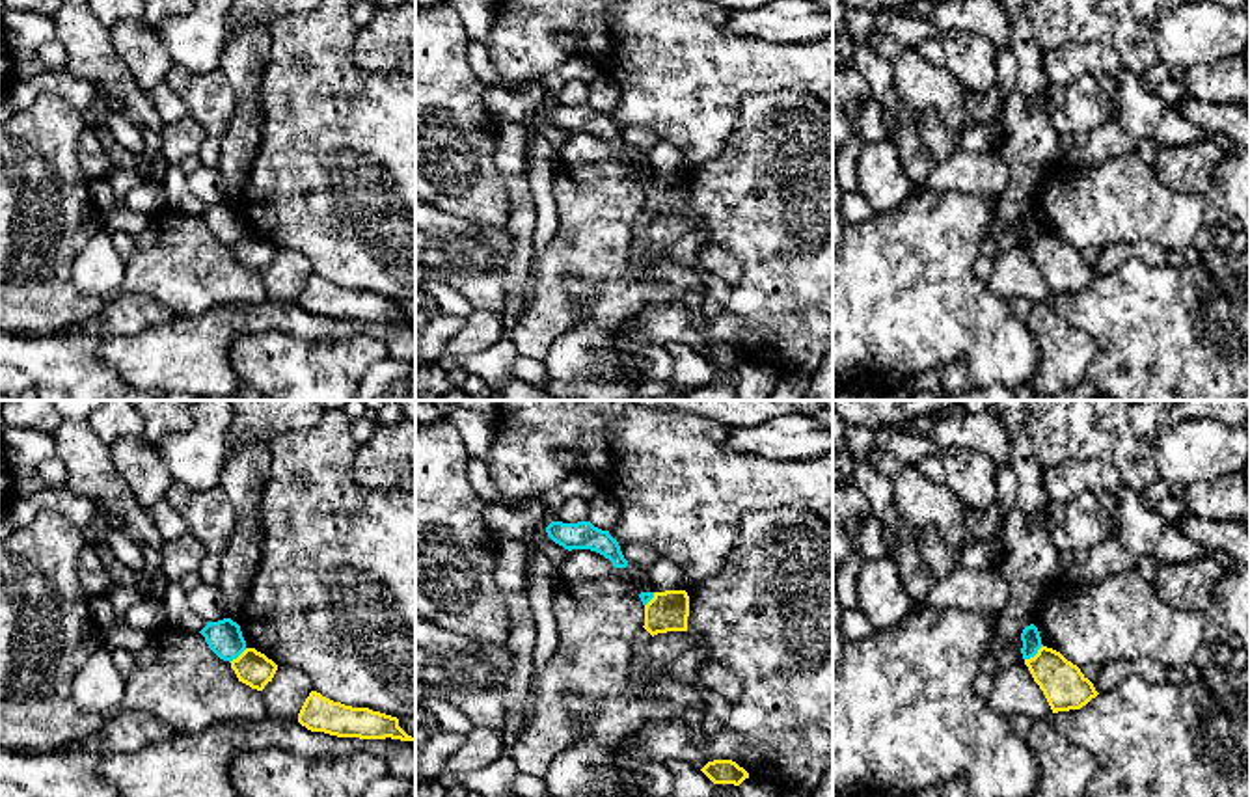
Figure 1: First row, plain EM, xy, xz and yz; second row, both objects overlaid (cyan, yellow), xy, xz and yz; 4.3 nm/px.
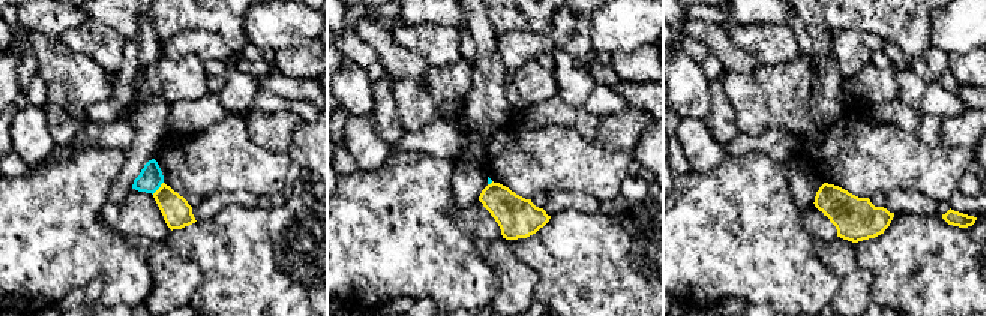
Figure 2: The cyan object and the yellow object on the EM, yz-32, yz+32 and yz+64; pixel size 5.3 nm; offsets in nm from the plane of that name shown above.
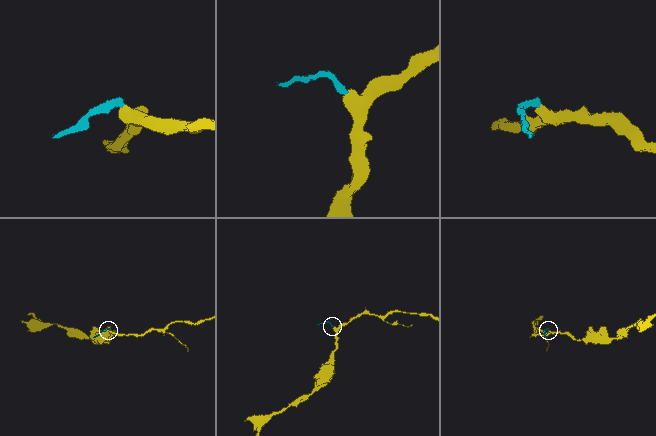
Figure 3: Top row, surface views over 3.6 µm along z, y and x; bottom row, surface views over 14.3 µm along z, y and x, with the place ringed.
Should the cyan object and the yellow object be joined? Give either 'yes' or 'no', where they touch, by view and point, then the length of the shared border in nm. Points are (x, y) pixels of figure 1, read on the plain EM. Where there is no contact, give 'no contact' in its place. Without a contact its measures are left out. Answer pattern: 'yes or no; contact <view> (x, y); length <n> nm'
no; contact yz (1034, 237); length 100 nm

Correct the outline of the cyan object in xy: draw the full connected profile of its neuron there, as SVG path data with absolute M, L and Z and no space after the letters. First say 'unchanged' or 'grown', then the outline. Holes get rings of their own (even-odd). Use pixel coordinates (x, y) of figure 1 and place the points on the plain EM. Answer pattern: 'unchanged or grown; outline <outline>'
unchanged; outline M231 201L207 205L199 216L205 220L209 231L224 244L231 246L246 233L240 209Z

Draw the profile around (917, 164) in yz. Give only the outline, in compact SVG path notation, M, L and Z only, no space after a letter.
M900 101L896 106L896 119L898 123L890 140L898 149L904 173L909 177L911 184L922 186L937 164L924 147L918 130L911 123L909 114Z

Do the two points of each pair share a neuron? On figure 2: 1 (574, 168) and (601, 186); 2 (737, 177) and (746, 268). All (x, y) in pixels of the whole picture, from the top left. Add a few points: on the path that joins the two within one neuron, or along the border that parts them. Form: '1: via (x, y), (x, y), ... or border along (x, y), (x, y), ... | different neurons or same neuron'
1: via (580, 168), (595, 180) | same neuron
2: via (745, 199), (746, 246) | same neuron

